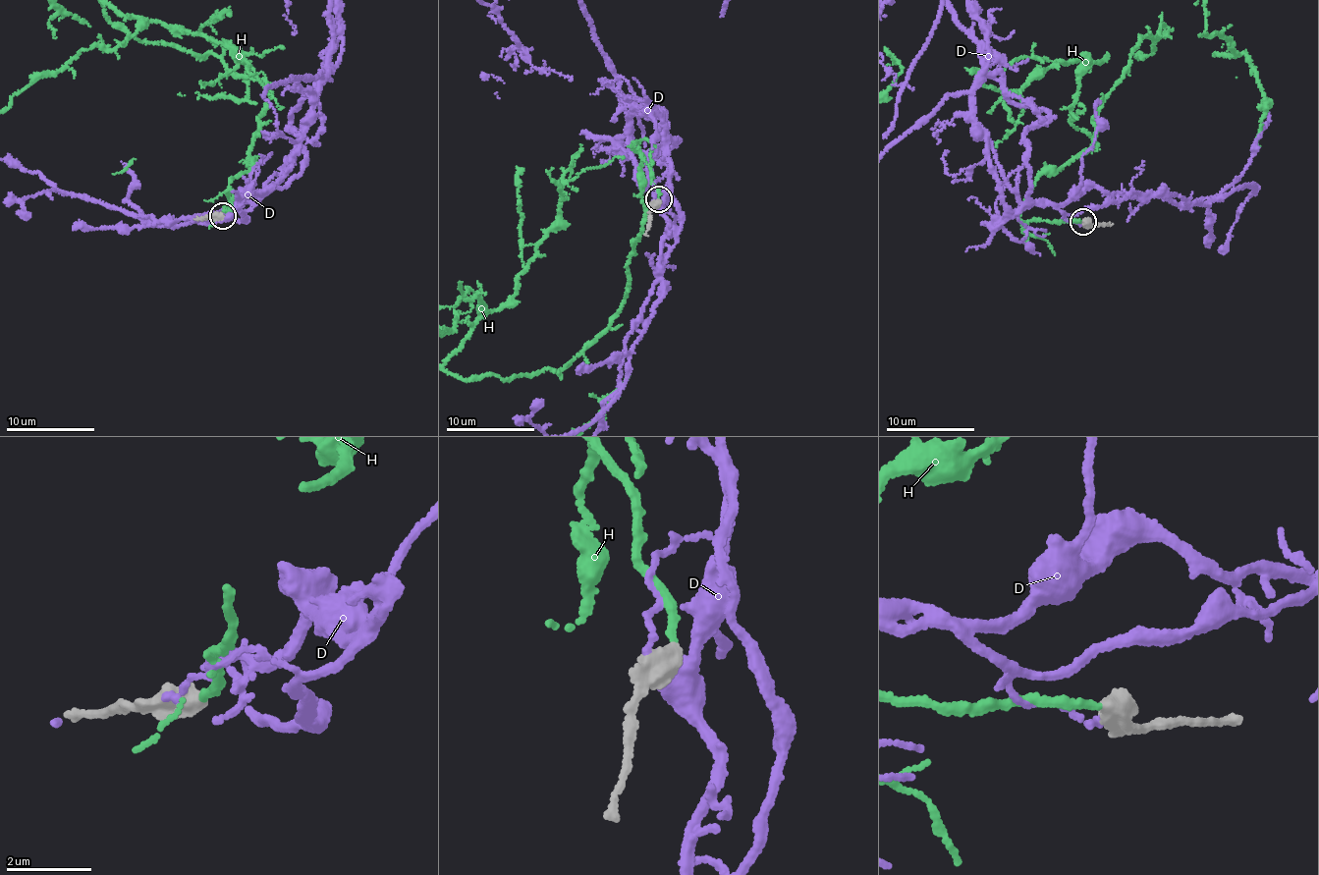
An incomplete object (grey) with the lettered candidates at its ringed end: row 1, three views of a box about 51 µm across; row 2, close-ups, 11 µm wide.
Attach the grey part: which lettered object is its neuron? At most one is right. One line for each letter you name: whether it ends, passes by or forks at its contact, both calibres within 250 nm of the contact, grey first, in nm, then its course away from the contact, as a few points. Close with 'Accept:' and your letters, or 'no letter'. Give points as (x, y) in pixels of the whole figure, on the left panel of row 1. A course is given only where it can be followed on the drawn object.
H: it ends | 600/190 nm
Accept: H

